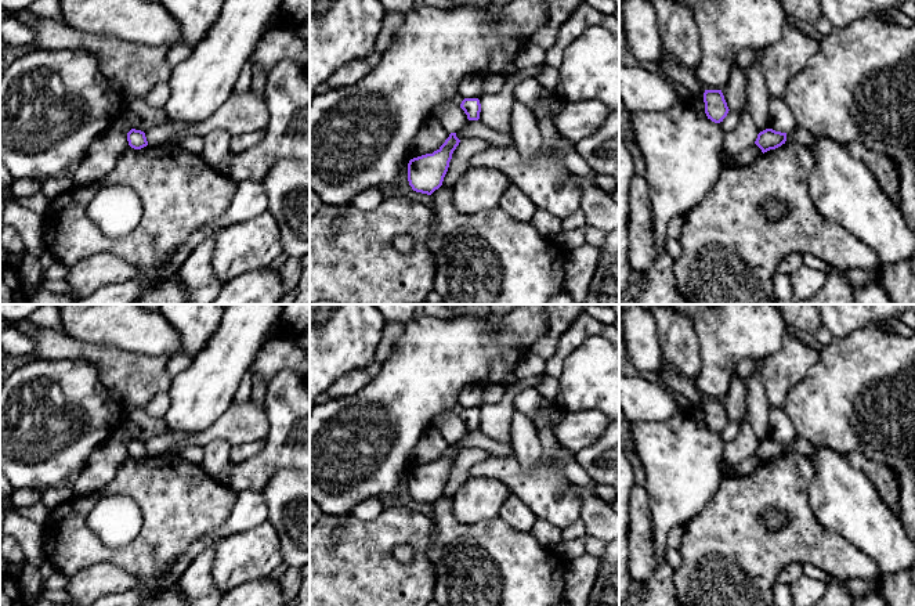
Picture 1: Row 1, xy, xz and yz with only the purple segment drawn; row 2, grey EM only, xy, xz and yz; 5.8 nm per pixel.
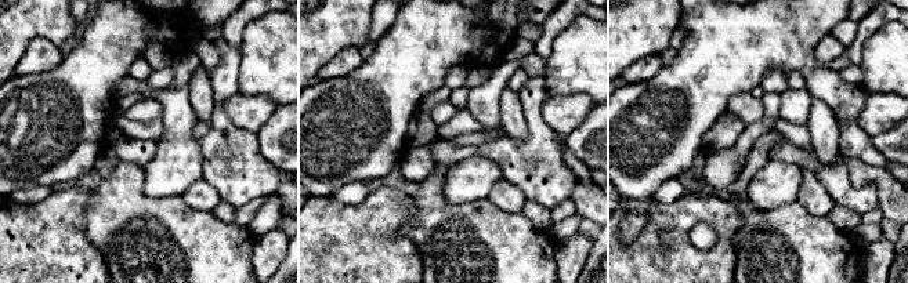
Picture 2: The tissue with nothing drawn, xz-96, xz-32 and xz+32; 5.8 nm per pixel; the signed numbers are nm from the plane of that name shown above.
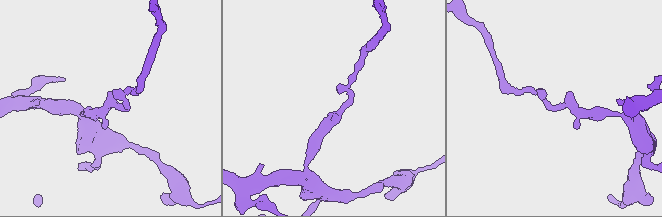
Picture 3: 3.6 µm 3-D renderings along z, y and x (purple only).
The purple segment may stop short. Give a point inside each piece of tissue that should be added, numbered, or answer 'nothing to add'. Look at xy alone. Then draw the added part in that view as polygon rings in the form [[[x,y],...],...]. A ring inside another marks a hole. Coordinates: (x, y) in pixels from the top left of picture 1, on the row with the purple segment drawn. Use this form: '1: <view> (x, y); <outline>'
nothing to add

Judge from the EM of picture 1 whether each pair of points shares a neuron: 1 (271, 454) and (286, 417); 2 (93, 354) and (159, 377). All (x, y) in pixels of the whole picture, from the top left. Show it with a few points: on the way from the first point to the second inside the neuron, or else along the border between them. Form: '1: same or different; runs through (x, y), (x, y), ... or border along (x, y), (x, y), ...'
1: same; runs through (278, 444), (284, 437), (286, 426)
2: same; runs through (109, 361), (127, 377), (143, 377)

